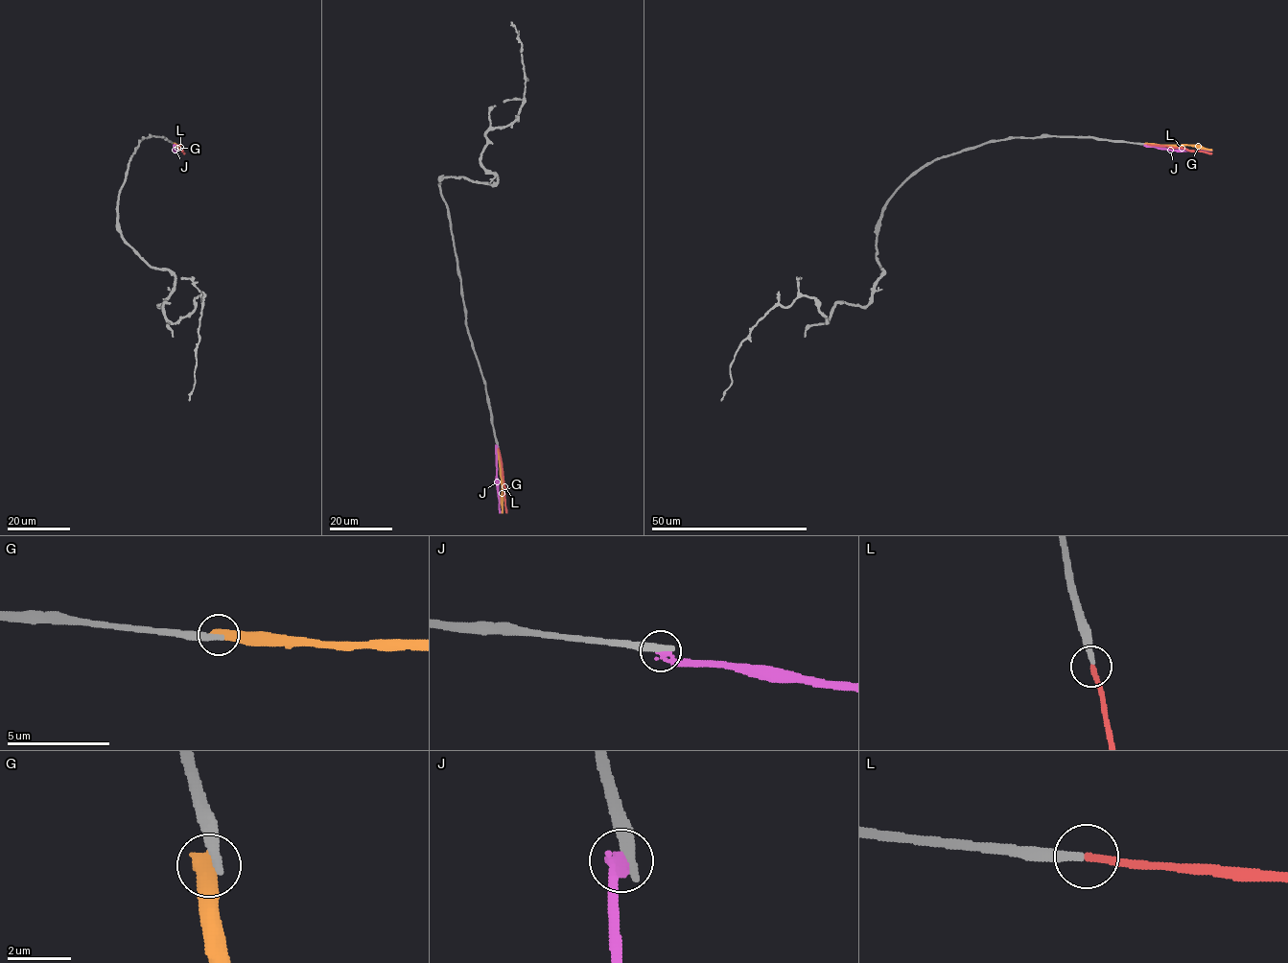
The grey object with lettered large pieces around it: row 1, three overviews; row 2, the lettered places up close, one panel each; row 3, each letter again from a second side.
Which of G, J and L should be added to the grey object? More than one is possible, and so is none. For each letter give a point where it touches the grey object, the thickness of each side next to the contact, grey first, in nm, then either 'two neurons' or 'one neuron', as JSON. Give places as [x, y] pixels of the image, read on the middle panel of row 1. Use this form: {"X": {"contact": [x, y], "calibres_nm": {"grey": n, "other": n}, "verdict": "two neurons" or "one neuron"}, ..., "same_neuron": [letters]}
{"G": {"contact": [497, 447], "calibres_nm": {"grey": 360, "other": 550}, "verdict": "two neurons"}, "J": {"contact": [497, 445], "calibres_nm": {"grey": 480, "other": 360}, "verdict": "two neurons"}, "L": {"contact": [498, 448], "calibres_nm": {"grey": 280, "other": 240}, "verdict": "one neuron"}, "same_neuron": ["L"]}

